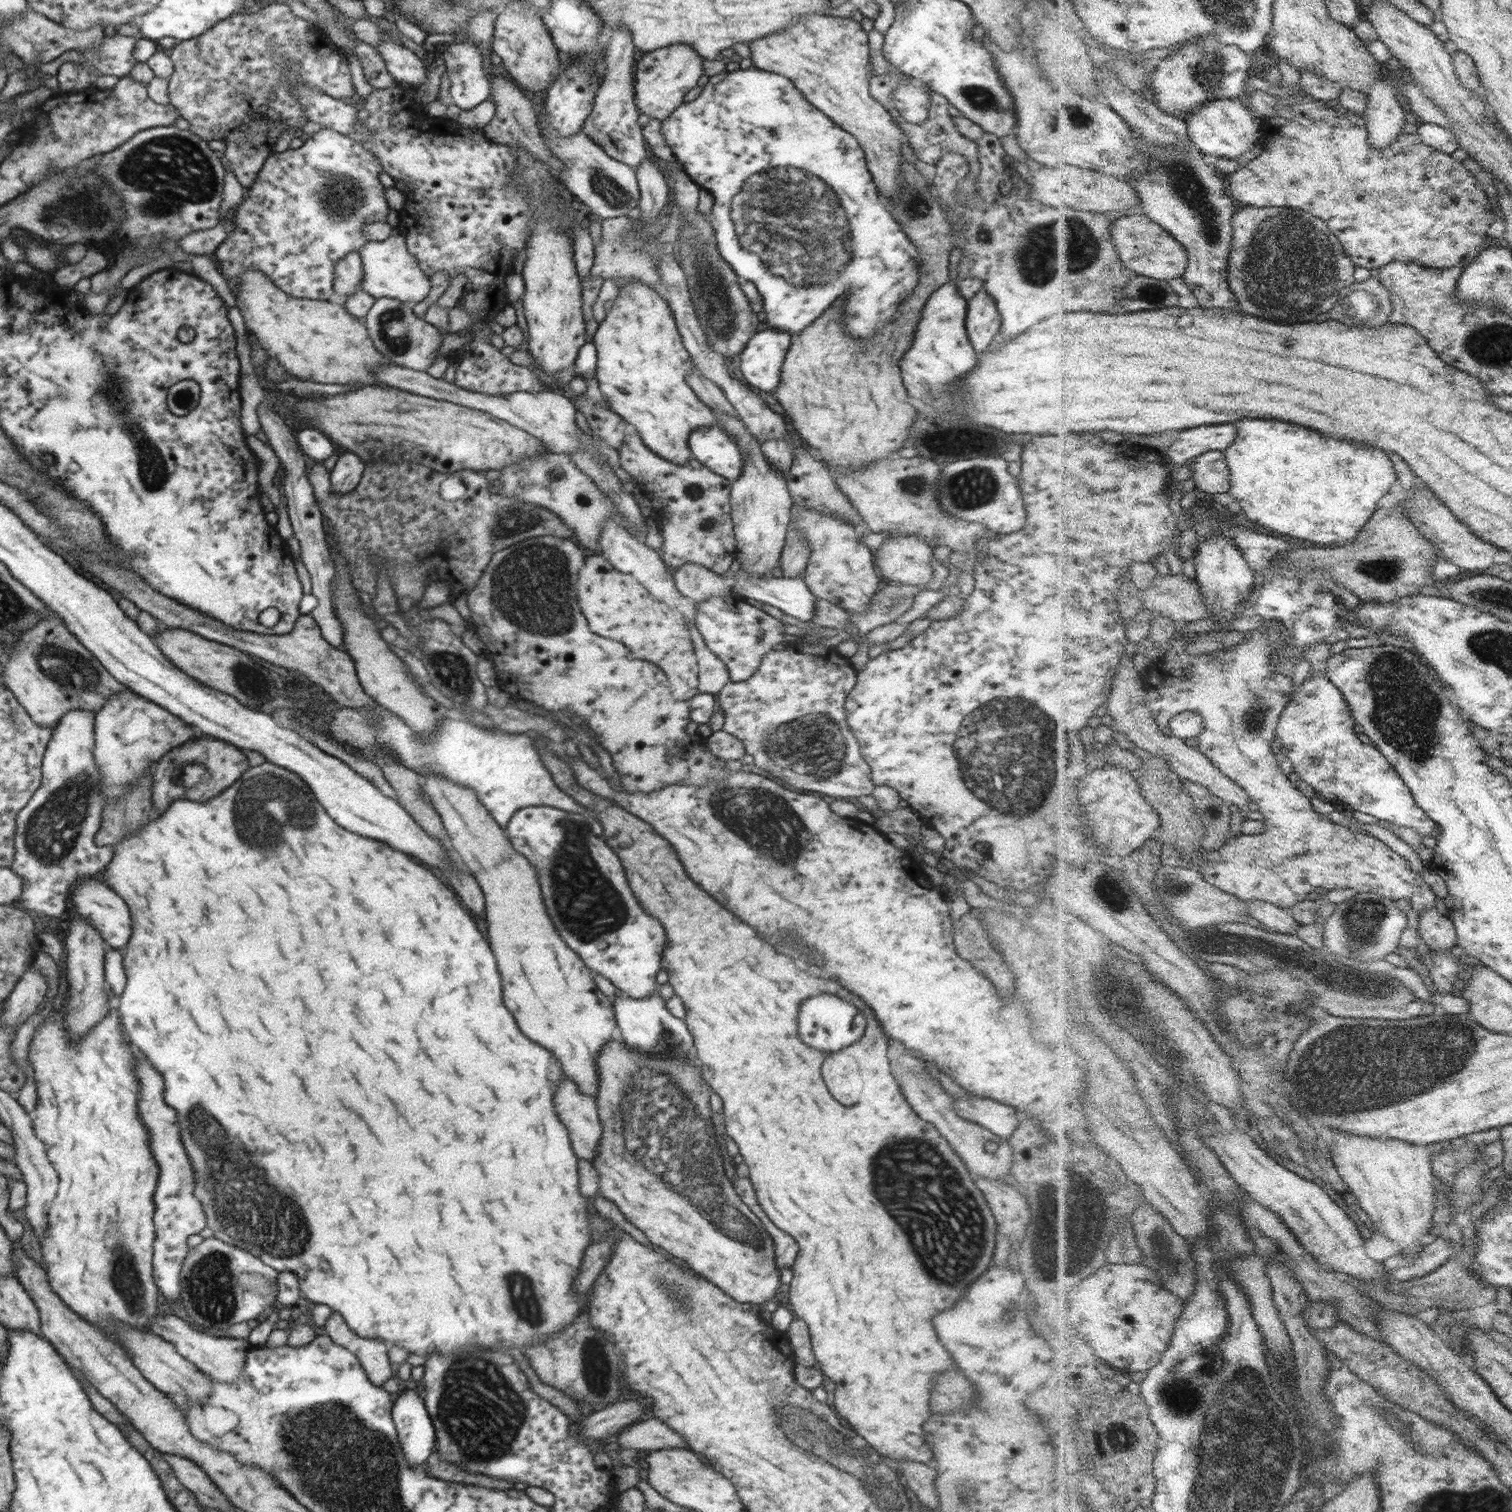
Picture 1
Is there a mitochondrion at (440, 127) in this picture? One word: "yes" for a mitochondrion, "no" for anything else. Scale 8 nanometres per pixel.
no

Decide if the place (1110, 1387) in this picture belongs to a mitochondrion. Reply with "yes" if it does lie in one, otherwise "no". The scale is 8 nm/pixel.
no

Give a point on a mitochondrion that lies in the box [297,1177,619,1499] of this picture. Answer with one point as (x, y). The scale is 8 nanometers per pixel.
(490, 1403)

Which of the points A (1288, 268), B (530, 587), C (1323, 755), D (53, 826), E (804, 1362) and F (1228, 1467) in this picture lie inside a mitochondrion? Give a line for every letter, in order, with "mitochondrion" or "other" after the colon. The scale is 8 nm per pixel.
A: mitochondrion
B: mitochondrion
C: other
D: mitochondrion
E: other
F: mitochondrion

